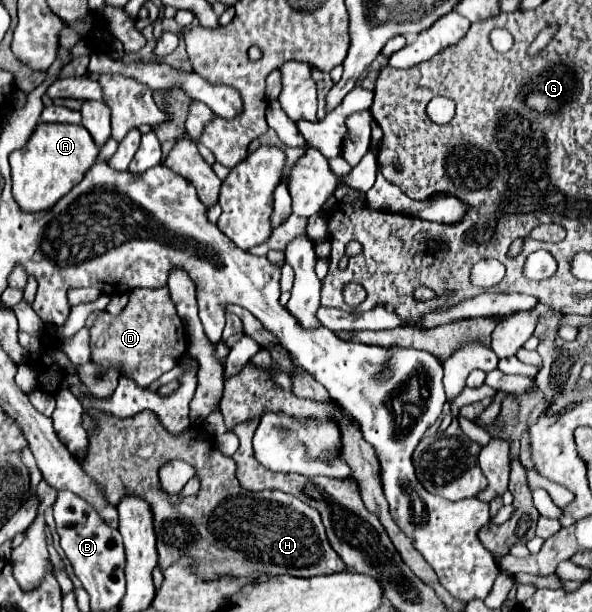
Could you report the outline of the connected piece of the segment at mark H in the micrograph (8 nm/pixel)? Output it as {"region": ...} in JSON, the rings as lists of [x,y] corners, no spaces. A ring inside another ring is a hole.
{"region":[[[149,409],[127,419],[111,417],[105,413],[93,413],[93,417],[99,421],[99,427],[97,433],[89,437],[89,455],[83,461],[83,469],[99,485],[99,489],[103,489],[103,495],[107,497],[107,501],[111,501],[111,505],[119,505],[119,501],[127,493],[135,493],[137,497],[143,497],[151,505],[161,571],[165,571],[169,565],[179,561],[185,553],[189,555],[189,551],[195,557],[193,565],[199,565],[199,575],[207,577],[207,581],[211,581],[211,577],[231,577],[231,573],[235,573],[237,577],[257,579],[261,575],[283,575],[283,573],[295,577],[313,577],[313,575],[347,571],[347,565],[341,561],[341,557],[333,551],[333,547],[327,541],[319,511],[311,509],[297,497],[283,491],[243,489],[235,477],[235,461],[223,455],[215,447],[205,427],[191,425],[183,433],[173,435]],[[171,459],[189,461],[189,465],[193,465],[195,475],[201,481],[201,491],[197,495],[181,497],[179,493],[171,495],[163,491],[159,481],[159,469]]]}

